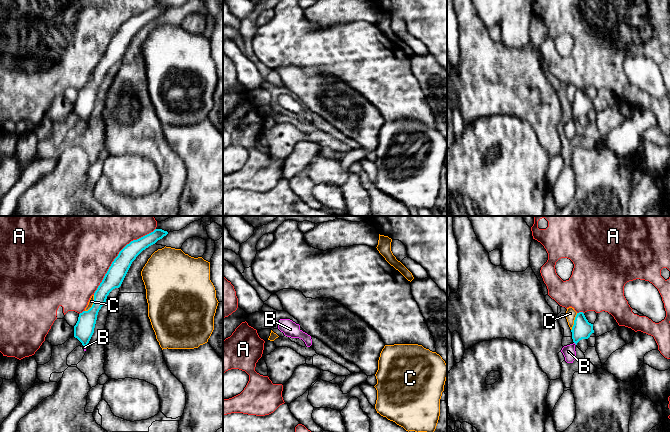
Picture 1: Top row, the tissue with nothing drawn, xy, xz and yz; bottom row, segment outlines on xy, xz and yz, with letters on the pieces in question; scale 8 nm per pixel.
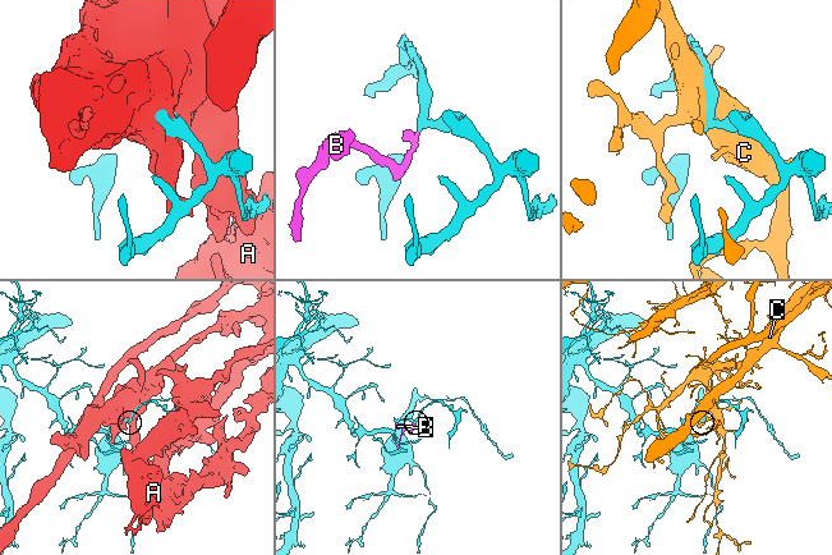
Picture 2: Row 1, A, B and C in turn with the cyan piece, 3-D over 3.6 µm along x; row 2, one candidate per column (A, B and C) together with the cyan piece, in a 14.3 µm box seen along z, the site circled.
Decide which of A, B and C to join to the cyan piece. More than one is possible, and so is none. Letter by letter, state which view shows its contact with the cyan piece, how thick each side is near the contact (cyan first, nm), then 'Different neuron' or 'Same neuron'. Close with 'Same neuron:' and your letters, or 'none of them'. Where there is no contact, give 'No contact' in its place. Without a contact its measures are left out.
A: Touches cyan in xy. Thickness 150 nm (cyan) against 420 nm. Different neuron
B: Touches cyan in yz. Thickness 160 nm (cyan) against 100 nm. Same neuron
C: Touches cyan in xy. Thickness 160 nm (cyan) against 50 nm. Different neuron
Same neuron: B

